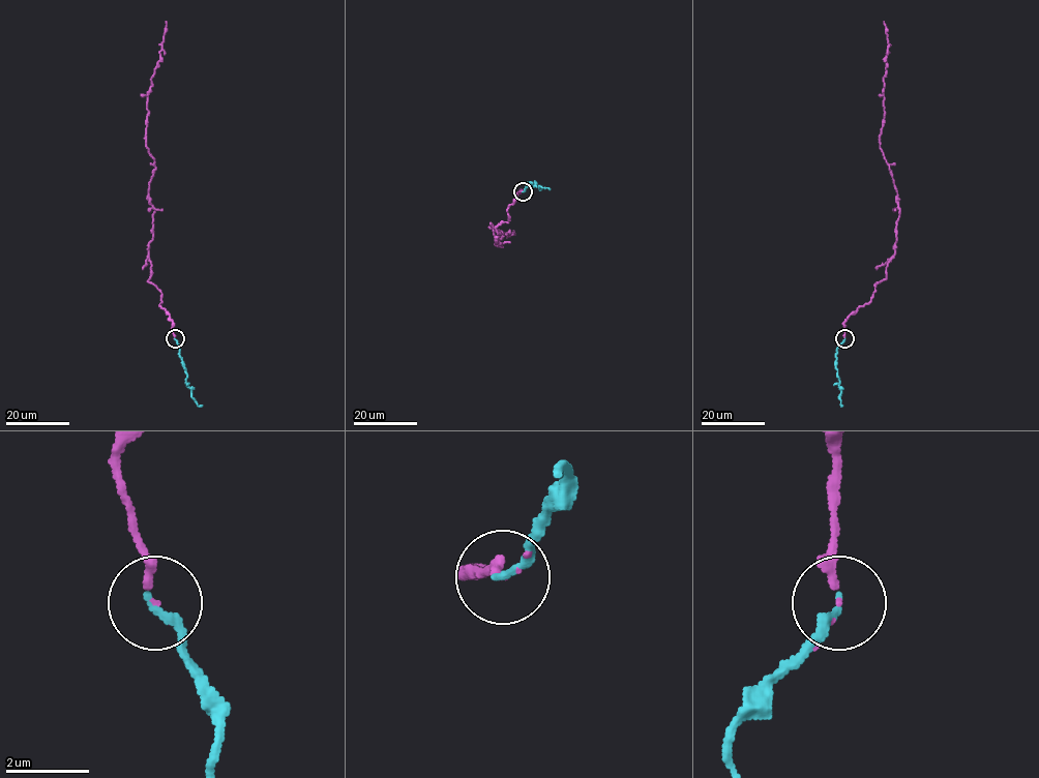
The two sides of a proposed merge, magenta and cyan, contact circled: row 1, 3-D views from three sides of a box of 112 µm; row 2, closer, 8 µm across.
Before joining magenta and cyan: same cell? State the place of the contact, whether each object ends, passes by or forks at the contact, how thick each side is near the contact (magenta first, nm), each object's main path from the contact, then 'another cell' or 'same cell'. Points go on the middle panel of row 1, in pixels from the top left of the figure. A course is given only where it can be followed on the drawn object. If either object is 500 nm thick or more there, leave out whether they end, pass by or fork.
at (523, 191); magenta passes by; cyan ends there; 110 nm thick on the magenta side, 190 nm on the other; magenta runs (523, 191), (508, 207), (509, 220), (496, 228), (503, 246), (496, 244), (503, 236), (494, 227), (513, 231); cyan runs (523, 191), (528, 182), (550, 189); same cell

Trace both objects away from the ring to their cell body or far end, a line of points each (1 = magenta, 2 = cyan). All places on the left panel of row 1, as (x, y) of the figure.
1: (175, 339), (161, 292), (148, 281), (155, 169), (147, 93), (166, 21)
2: (175, 339), (190, 396), (198, 406), (202, 405)

